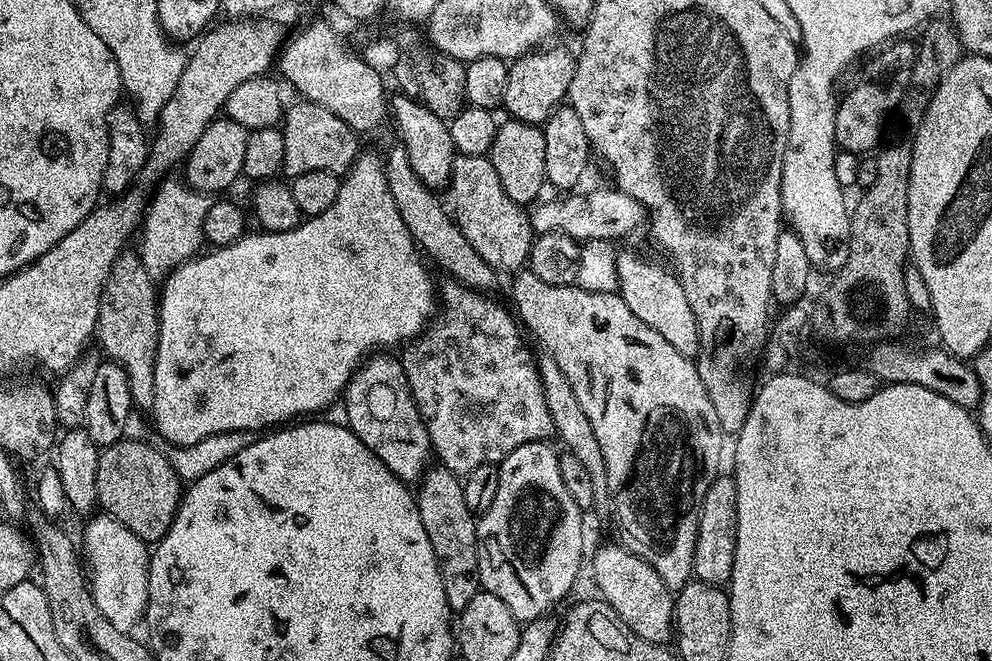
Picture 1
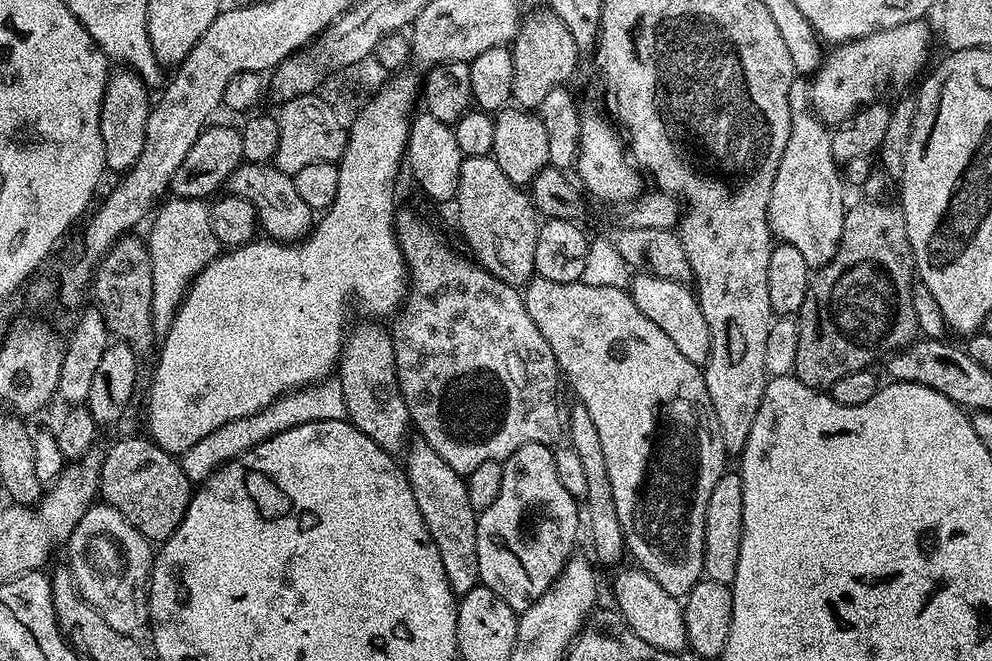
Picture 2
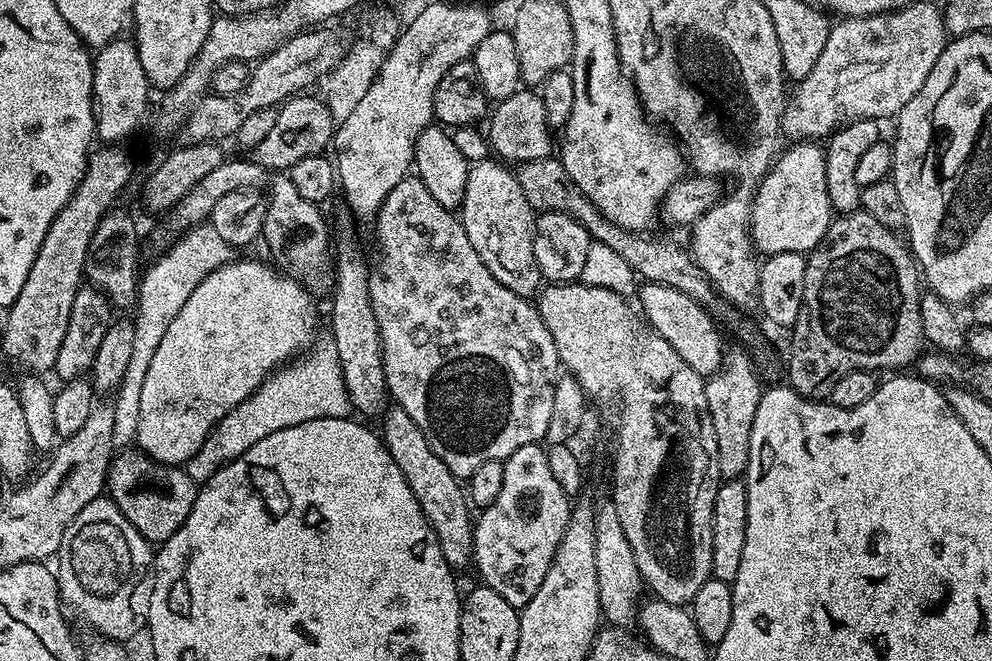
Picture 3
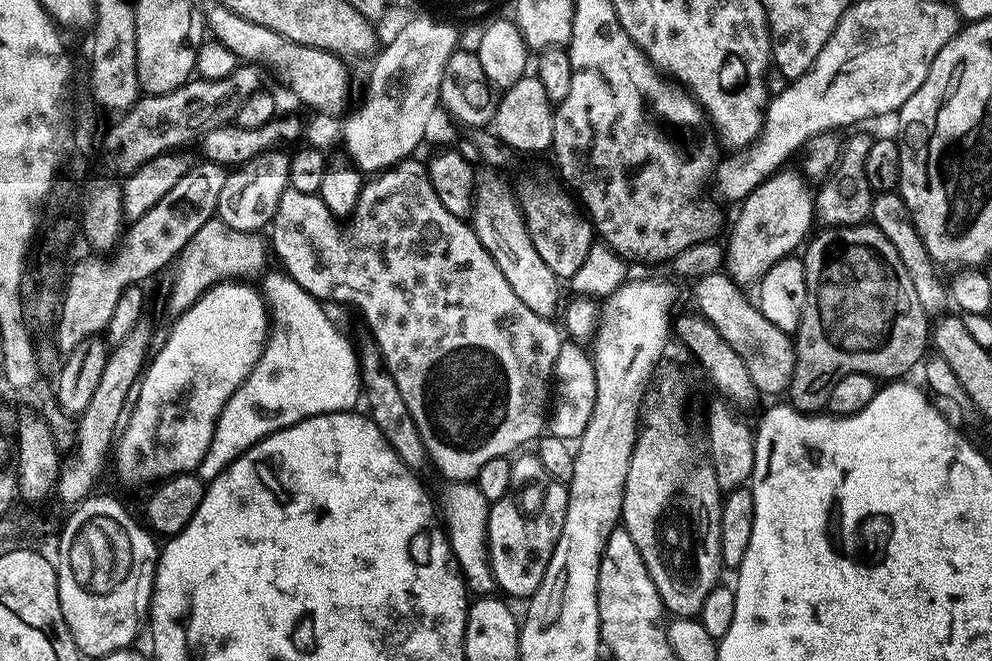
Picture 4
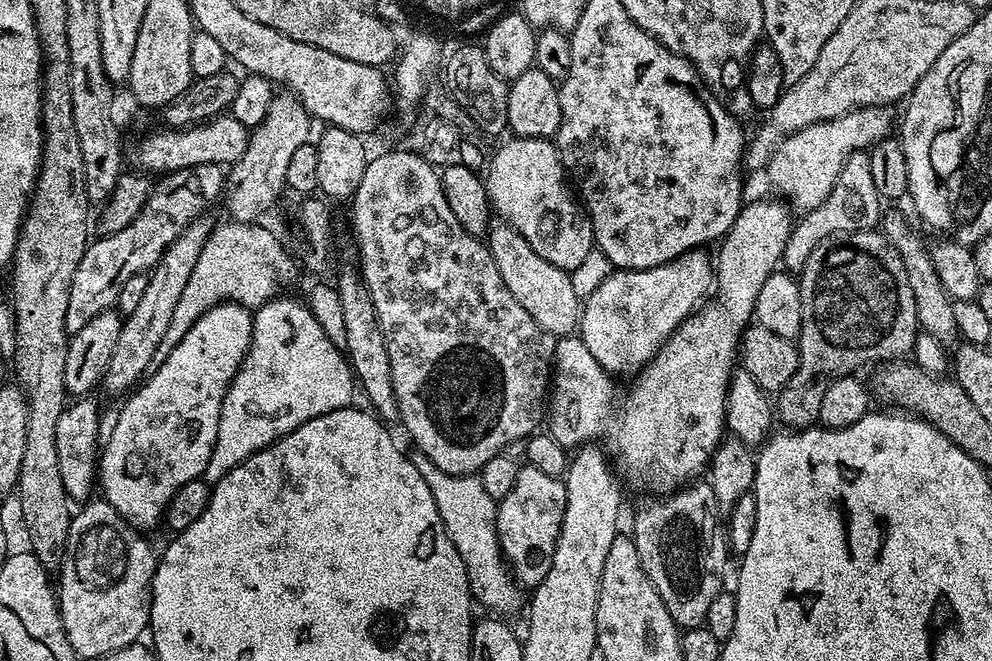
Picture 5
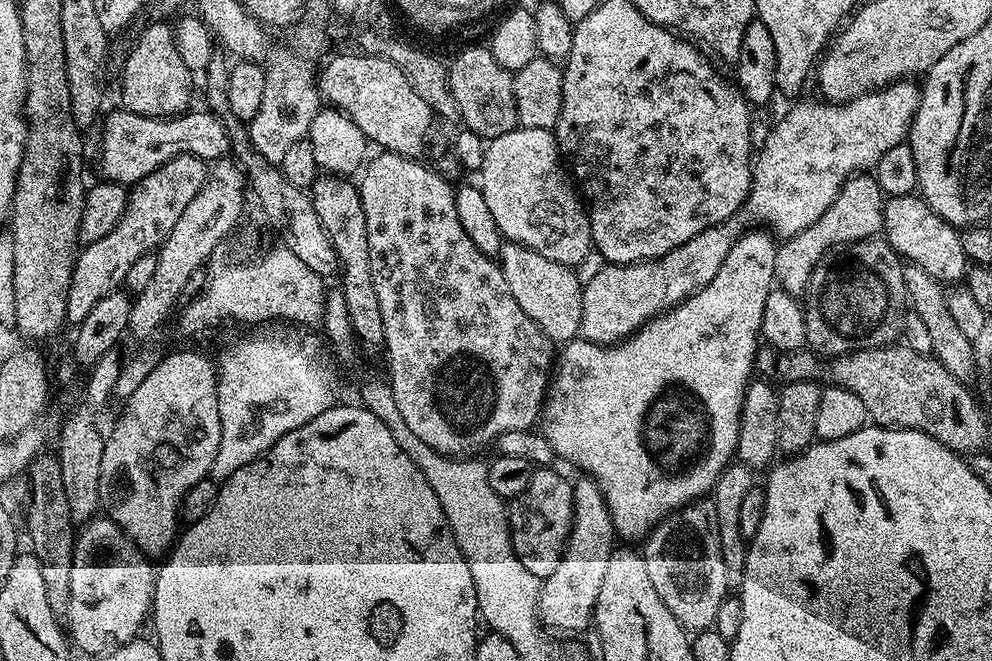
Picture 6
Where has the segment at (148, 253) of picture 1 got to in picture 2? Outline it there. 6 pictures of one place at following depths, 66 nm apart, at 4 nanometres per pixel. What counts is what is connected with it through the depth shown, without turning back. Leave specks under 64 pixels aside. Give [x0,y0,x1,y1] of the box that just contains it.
[146,199,222,338]

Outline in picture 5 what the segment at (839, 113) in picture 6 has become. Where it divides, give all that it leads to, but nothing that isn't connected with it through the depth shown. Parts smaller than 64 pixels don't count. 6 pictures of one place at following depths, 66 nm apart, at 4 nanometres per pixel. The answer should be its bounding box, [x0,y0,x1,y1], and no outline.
[578,106,894,378]

